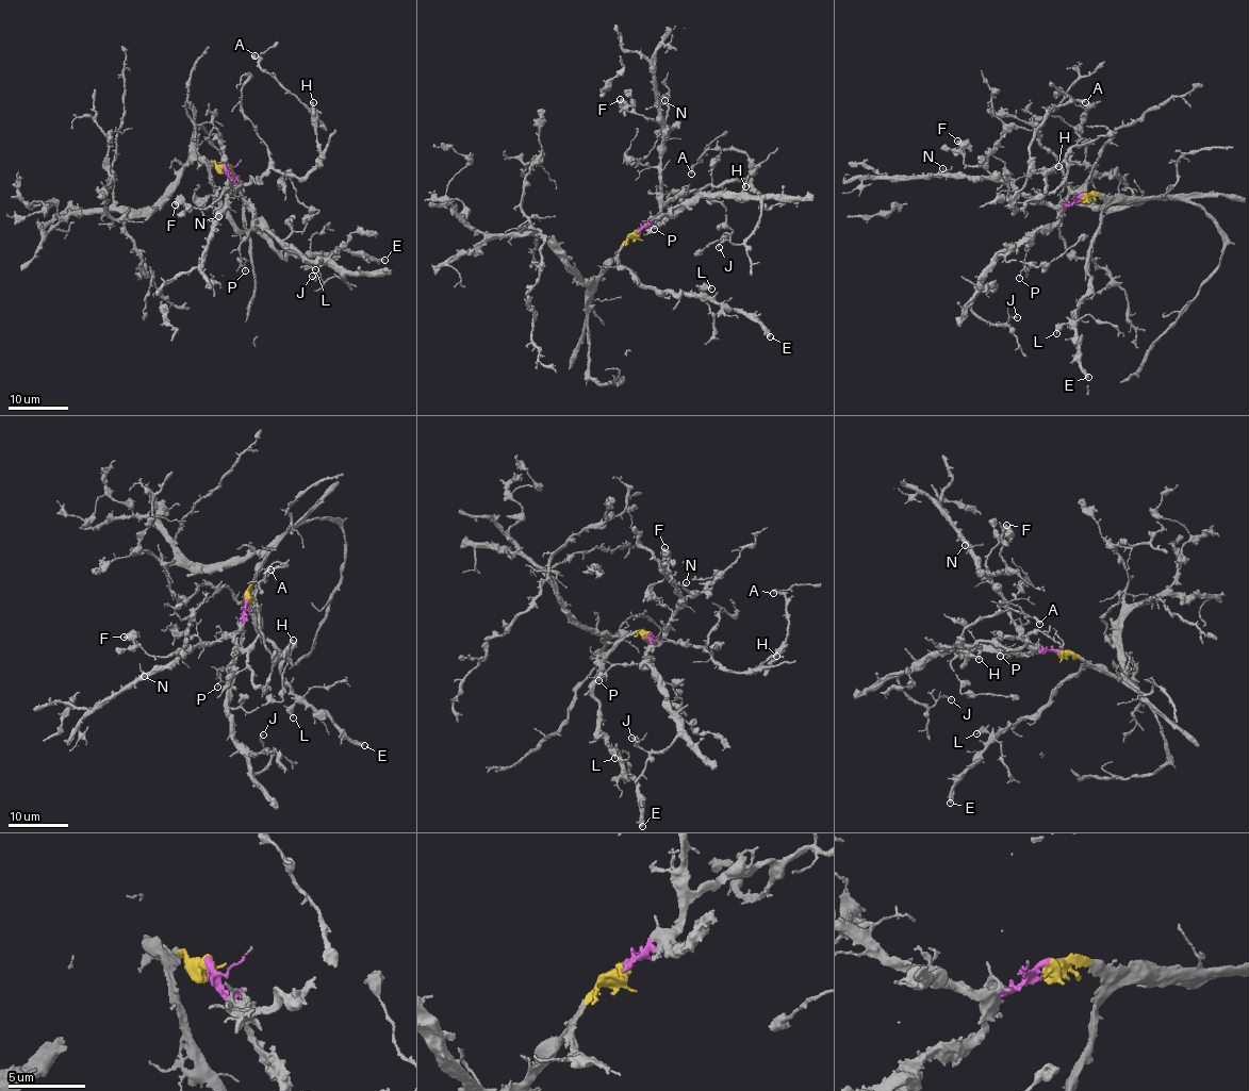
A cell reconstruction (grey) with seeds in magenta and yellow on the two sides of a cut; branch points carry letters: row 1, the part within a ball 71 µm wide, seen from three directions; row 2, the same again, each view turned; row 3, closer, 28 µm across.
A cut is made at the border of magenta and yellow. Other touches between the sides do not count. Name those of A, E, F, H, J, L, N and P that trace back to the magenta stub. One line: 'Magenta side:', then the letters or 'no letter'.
Magenta side: A, F, H, J, N, P

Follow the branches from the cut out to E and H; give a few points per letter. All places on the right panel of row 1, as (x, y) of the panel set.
E: (1082, 195), (1104, 200), (1100, 229), (1086, 269), (1087, 288), (1071, 327), (1080, 340), (1077, 353), (1087, 378)
H: (1082, 195), (1074, 203), (1051, 207), (1035, 197), (1015, 212), (1016, 193), (1034, 172), (1047, 174), (1058, 165)

